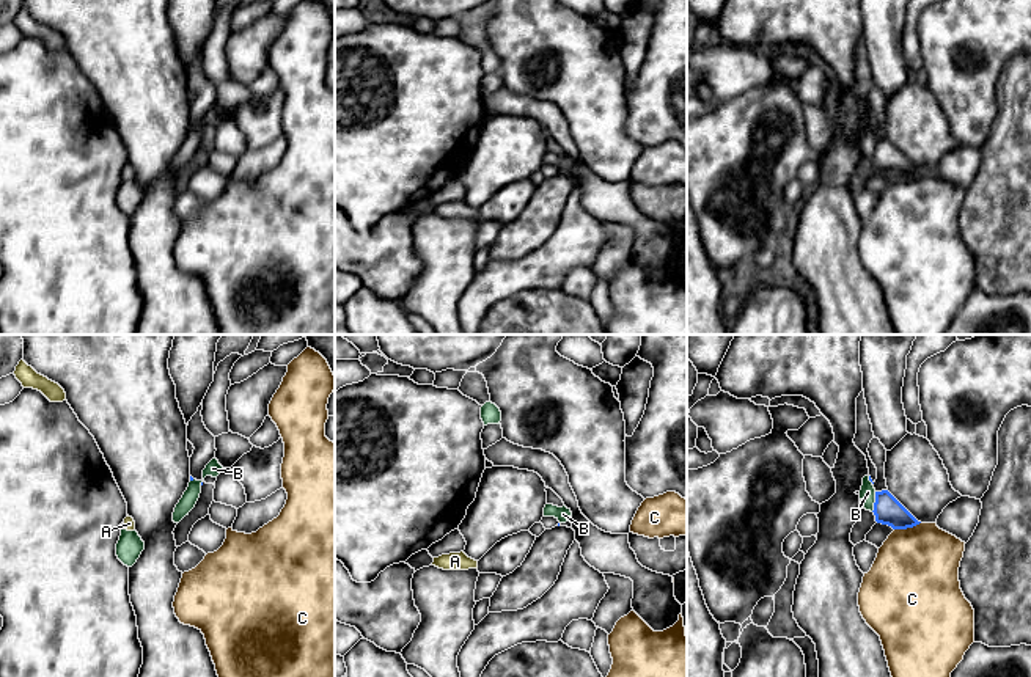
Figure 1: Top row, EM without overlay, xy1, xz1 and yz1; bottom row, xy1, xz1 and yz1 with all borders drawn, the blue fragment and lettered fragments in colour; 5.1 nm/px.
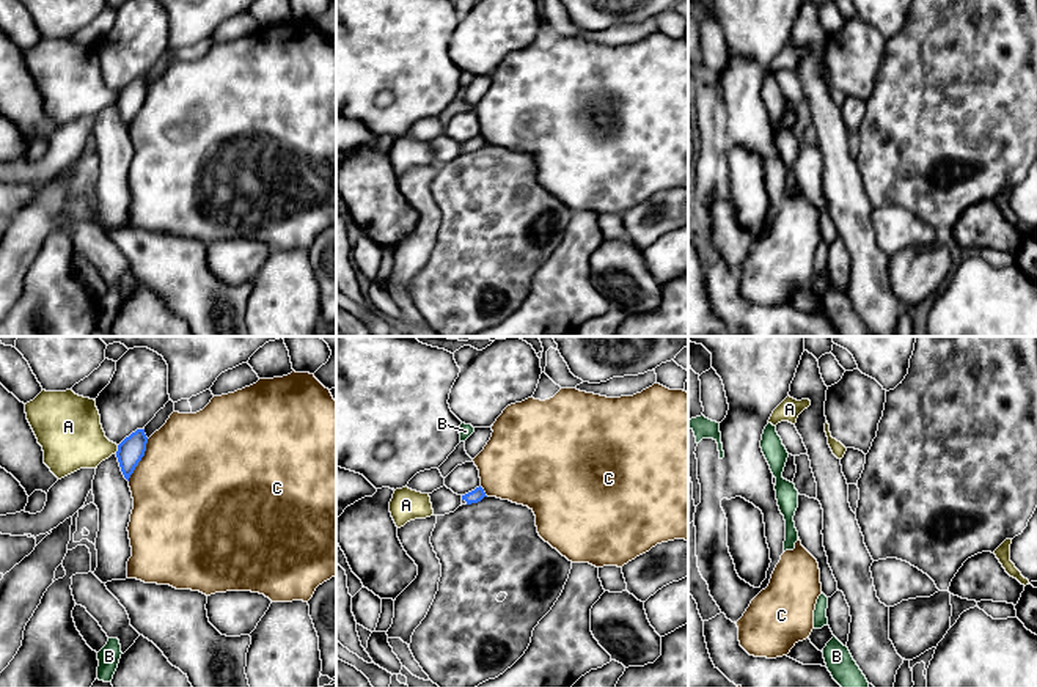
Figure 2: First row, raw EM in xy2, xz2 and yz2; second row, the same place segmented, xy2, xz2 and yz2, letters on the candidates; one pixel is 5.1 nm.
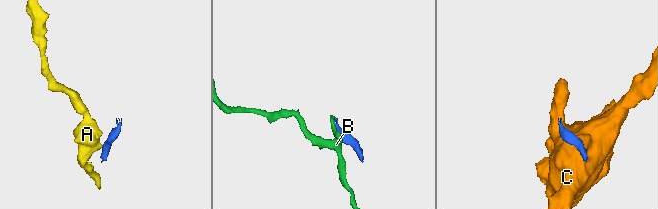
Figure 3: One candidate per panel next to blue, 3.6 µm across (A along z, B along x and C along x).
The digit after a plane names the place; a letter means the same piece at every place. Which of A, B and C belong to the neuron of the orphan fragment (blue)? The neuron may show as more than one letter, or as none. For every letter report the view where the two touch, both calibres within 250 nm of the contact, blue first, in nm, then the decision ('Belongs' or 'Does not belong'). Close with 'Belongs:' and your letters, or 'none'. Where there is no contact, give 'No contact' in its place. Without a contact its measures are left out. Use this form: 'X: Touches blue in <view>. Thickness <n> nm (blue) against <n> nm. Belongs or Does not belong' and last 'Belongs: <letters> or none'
A: Touches blue in xy2. Thickness 140 nm (blue) against 320 nm. Does not belong
B: Touches blue in yz1. Thickness 140 nm (blue) against 80 nm. Does not belong
C: Touches blue in xy2. Thickness 140 nm (blue) against 500 nm. Does not belong
Belongs: none

